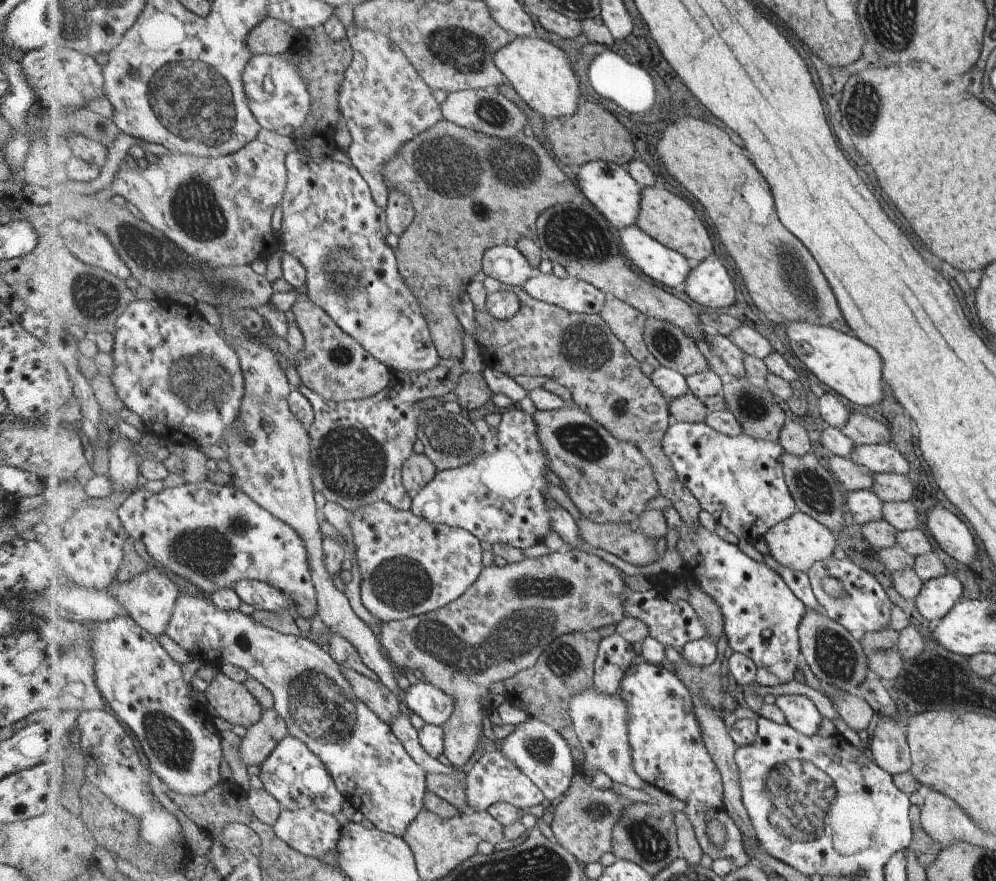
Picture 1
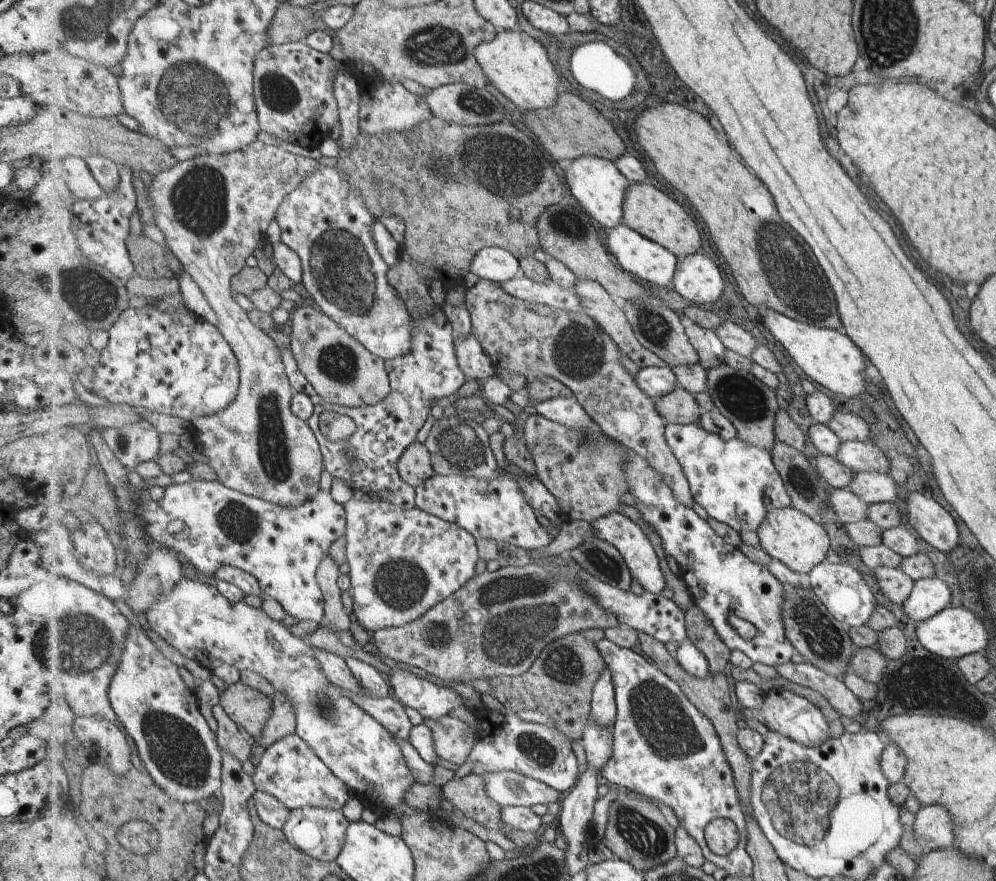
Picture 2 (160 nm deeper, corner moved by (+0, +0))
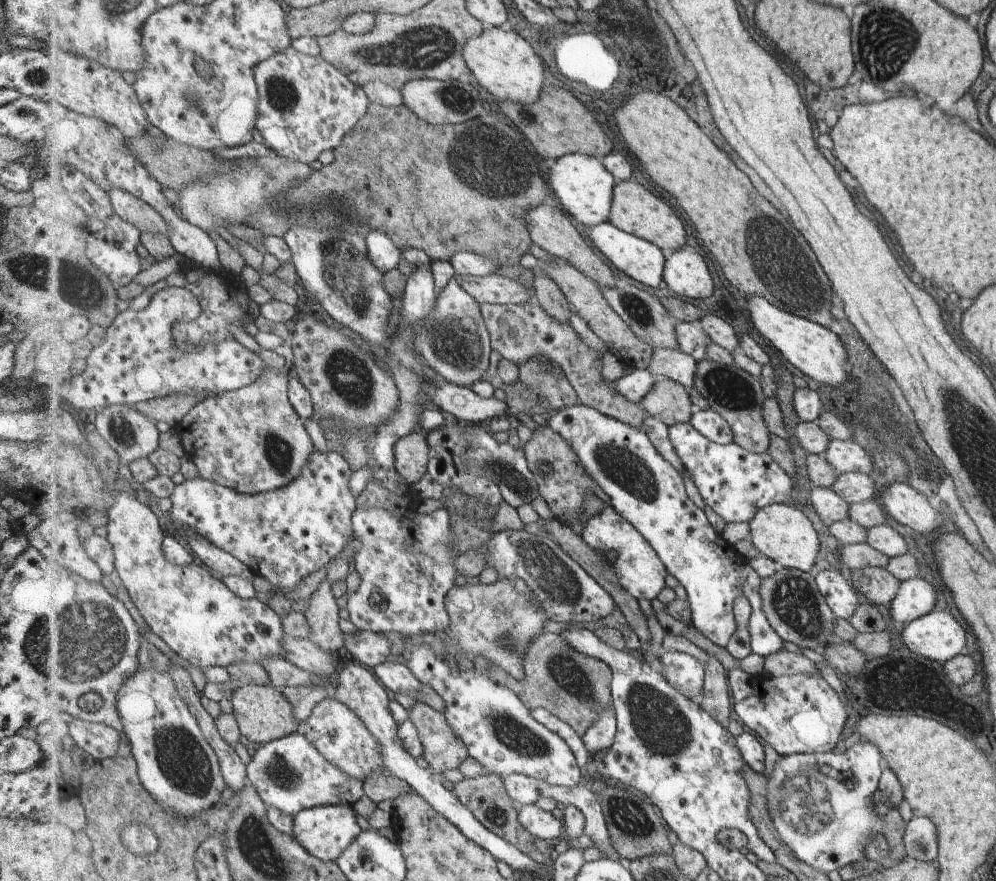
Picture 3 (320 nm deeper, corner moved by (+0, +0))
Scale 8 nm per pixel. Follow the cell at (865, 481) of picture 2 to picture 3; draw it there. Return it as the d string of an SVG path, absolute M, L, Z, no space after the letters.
M840 473L832 489L850 505L873 499L875 484L863 473Z

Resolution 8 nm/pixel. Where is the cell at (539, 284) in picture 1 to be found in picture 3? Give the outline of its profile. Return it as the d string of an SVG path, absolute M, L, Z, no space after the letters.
M457 274L455 278L481 306L483 306L484 302L490 302L491 305L521 305L536 301L535 295L531 294L524 284L510 280L505 275Z

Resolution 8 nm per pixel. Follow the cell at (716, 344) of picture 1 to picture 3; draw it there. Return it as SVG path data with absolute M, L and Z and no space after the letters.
M678 321L676 326L679 346L683 352L690 354L698 361L708 358L708 346L713 343L698 322Z

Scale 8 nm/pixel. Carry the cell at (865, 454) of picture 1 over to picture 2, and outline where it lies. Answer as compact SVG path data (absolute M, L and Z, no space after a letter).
M843 441L836 459L855 472L889 472L889 457L873 441Z

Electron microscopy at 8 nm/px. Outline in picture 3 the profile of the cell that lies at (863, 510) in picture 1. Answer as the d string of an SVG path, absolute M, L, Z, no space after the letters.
M813 487L810 492L809 505L814 508L827 527L835 521L850 518L851 505L832 488Z

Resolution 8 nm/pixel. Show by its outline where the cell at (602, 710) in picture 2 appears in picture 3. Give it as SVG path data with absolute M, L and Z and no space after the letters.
M613 708L599 715L600 717L590 726L583 739L594 760L614 746L618 731L618 720Z

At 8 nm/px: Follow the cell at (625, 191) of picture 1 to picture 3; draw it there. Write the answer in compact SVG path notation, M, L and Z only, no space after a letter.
M582 153L565 155L549 162L548 177L558 200L579 222L592 227L610 220L617 182L602 159Z

